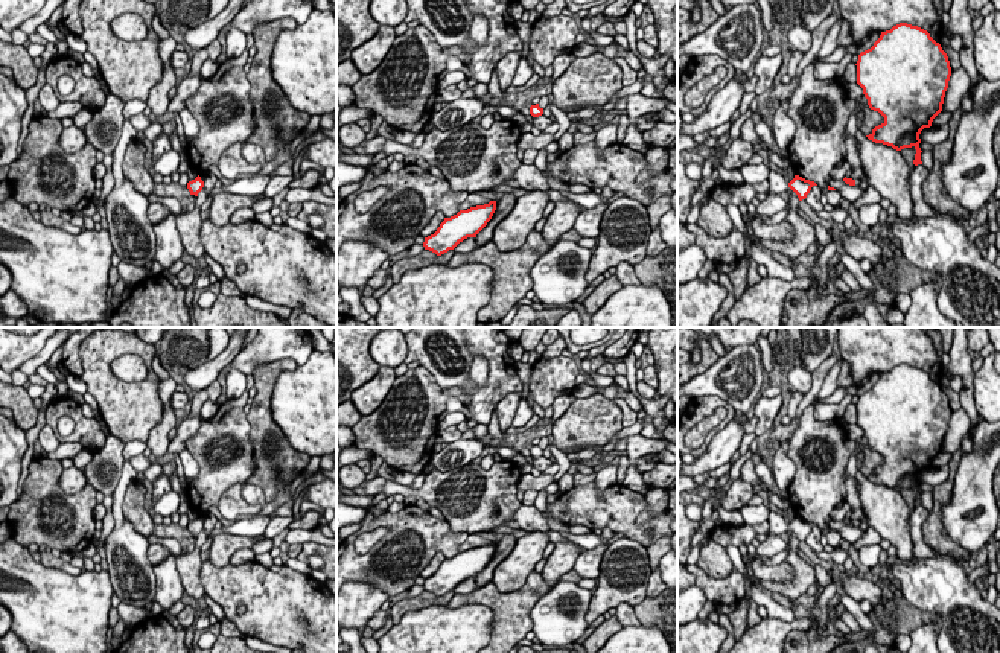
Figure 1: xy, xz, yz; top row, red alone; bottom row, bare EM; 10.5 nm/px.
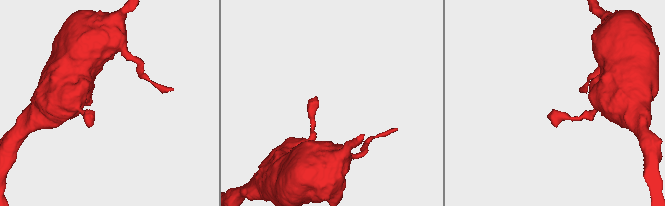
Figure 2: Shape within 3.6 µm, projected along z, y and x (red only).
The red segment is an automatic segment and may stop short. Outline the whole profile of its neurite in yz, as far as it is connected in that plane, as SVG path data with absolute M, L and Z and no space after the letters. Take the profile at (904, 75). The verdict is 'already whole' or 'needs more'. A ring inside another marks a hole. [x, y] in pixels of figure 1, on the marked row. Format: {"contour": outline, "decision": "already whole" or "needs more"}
{"contour": "M900 23L881 32L855 65L869 108L884 117L866 137L896 151L913 146L913 164L922 164L919 134L942 111L951 76L941 44L927 30Z", "decision": "already whole"}

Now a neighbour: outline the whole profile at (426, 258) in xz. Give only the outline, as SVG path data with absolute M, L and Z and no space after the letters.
M423 250L420 254L397 260L393 266L390 266L391 280L393 283L399 283L402 276L408 271L420 269L429 265L446 265L452 259L452 256L454 256L454 250L449 250L441 256L437 256L429 250Z

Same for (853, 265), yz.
M843 254L840 262L845 268L858 280L860 286L865 289L872 289L872 282L868 274L860 268L860 262L851 257L849 254Z

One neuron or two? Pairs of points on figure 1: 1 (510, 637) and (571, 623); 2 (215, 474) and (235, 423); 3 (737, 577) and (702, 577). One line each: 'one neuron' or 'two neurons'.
1: two neurons
2: one neuron
3: one neuron

